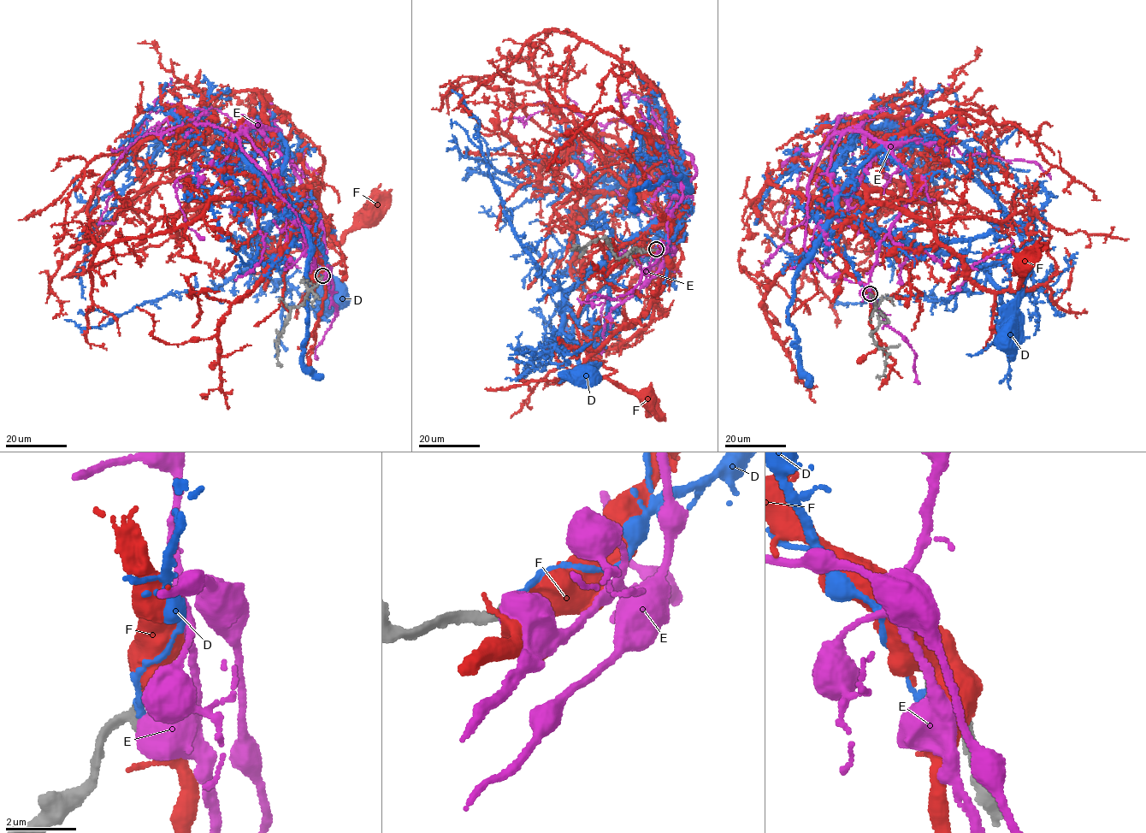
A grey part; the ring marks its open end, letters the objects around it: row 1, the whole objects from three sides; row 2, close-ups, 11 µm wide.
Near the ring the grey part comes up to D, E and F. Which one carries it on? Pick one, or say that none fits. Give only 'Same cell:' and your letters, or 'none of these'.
Same cell: none of these

